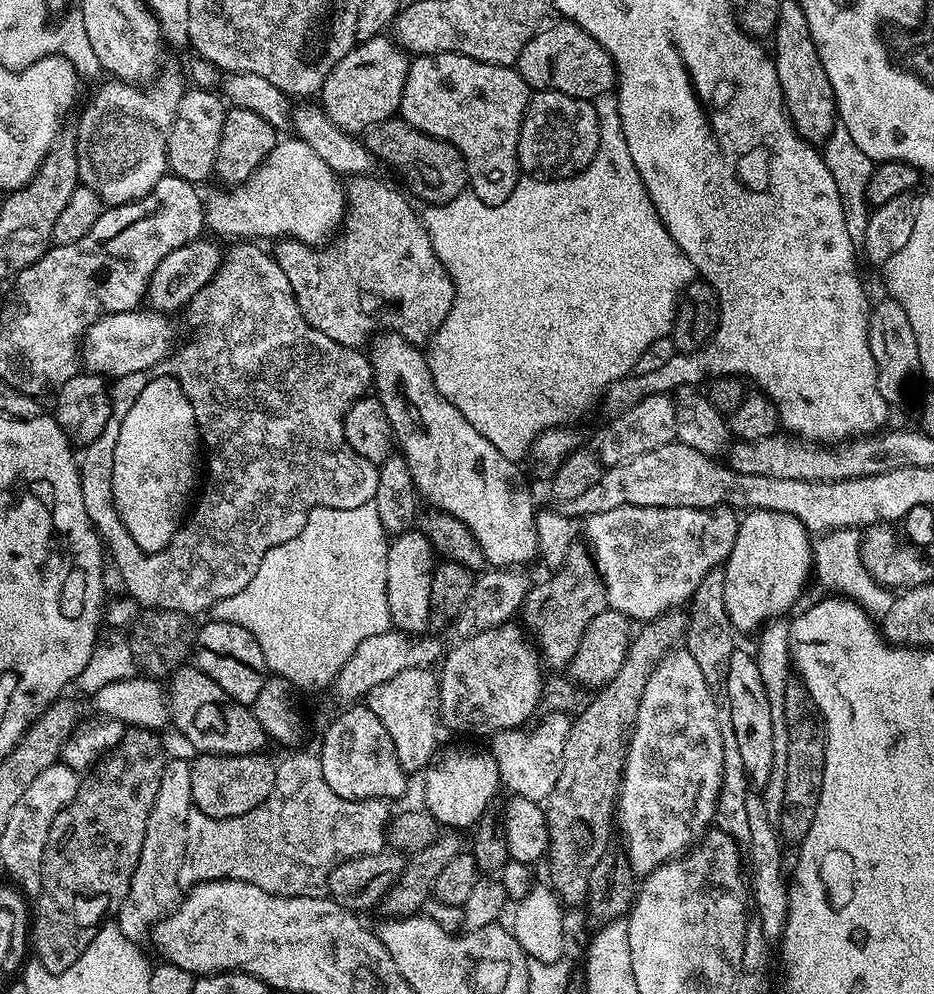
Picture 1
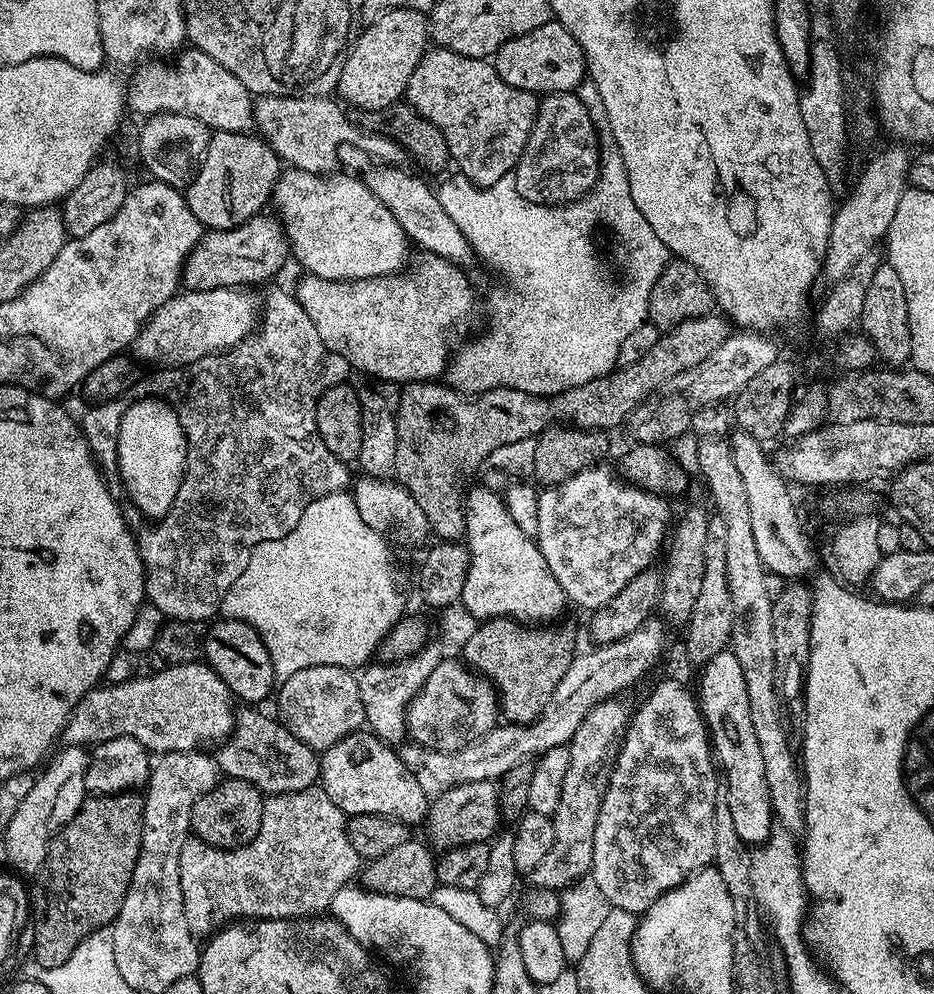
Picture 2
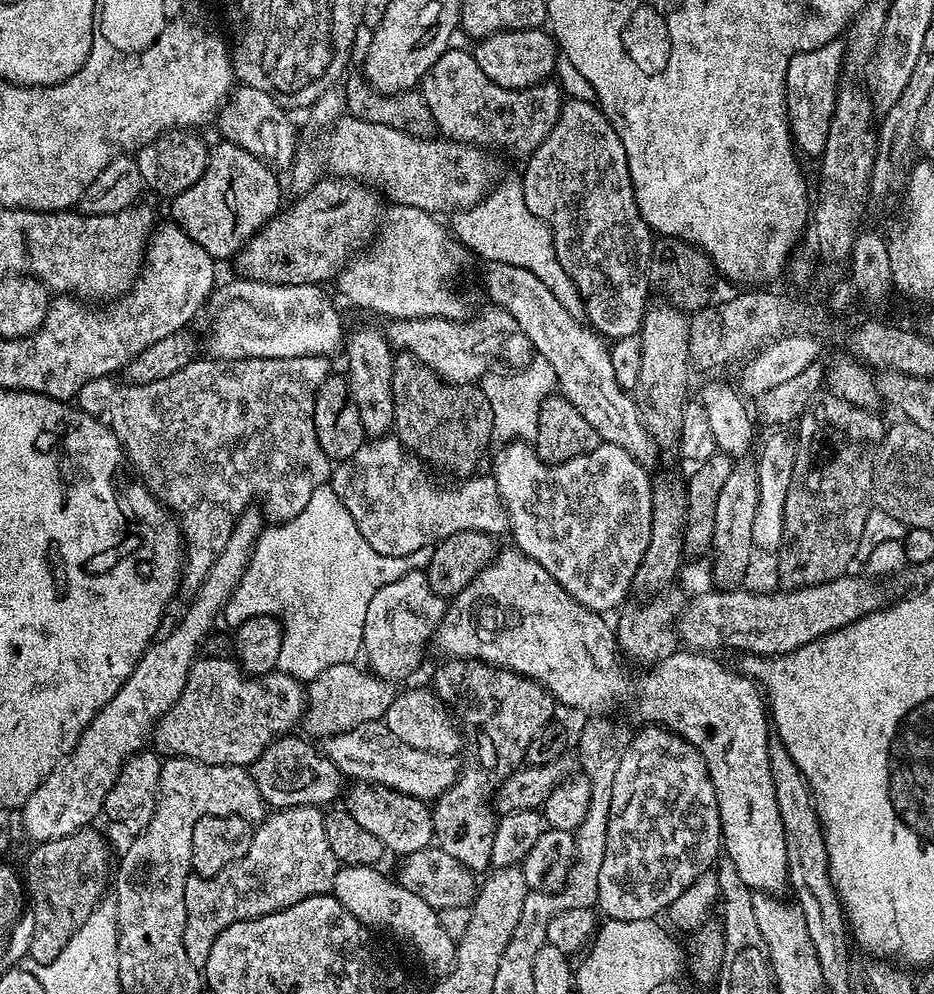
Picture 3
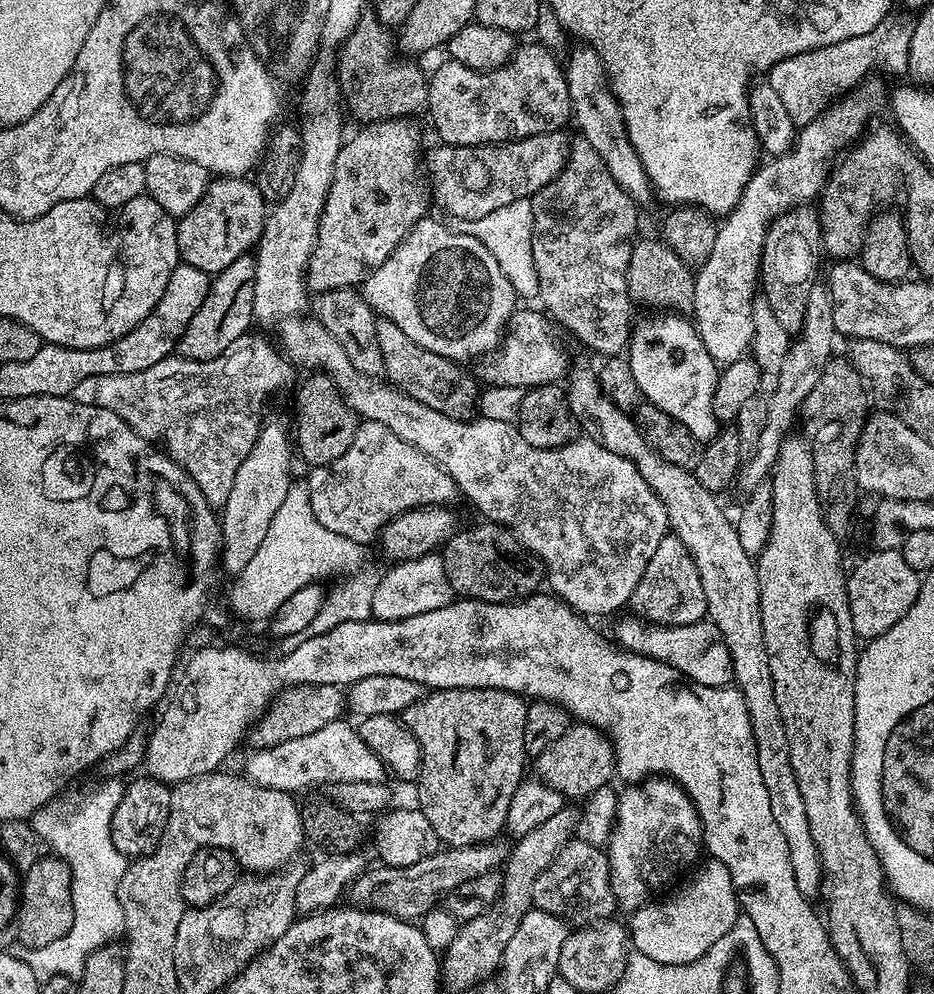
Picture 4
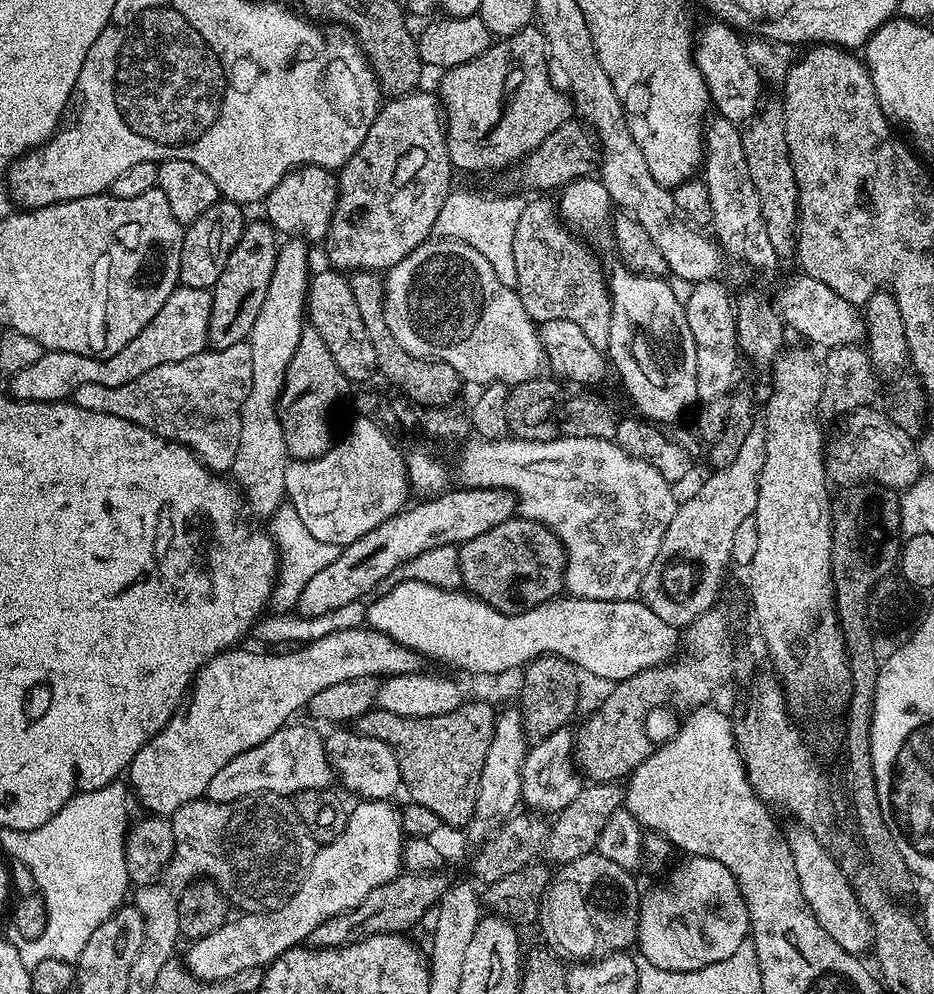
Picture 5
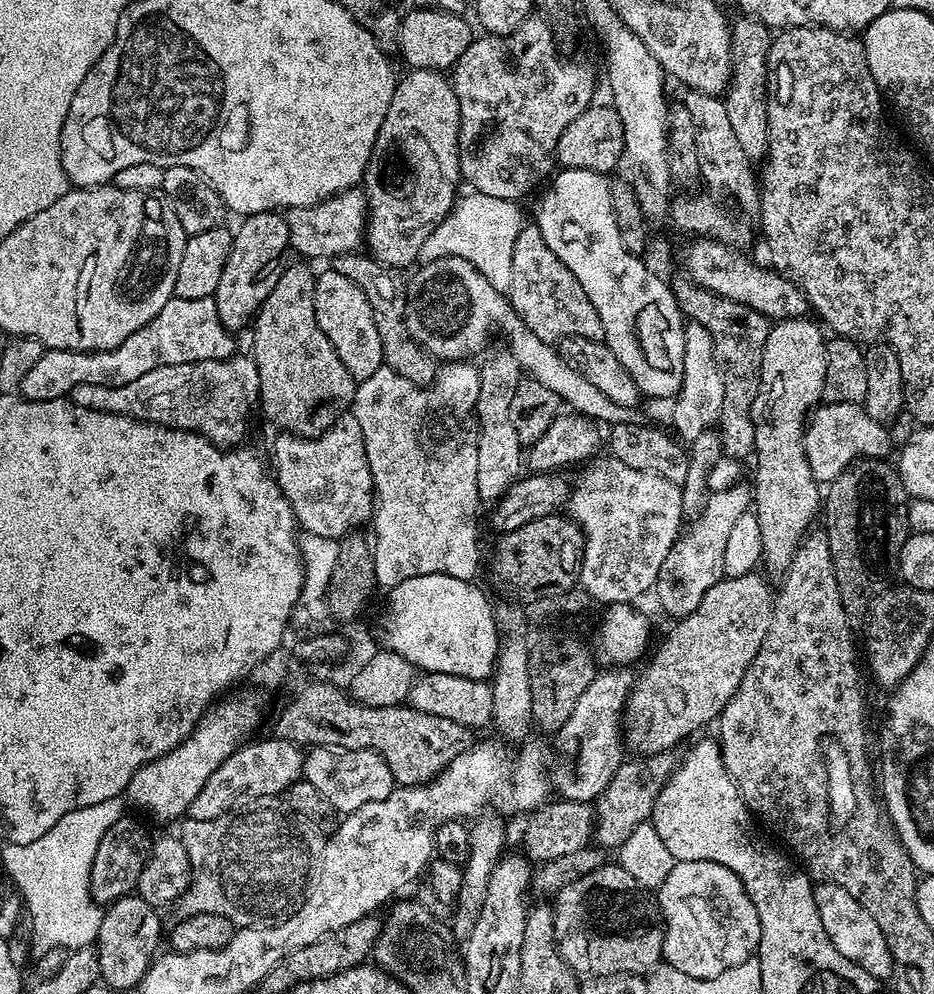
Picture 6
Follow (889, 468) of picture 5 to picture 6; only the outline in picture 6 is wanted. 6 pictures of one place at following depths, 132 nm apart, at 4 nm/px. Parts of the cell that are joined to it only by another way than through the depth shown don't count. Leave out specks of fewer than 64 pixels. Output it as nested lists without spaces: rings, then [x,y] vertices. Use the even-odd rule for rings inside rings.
[[[821,403],[807,417],[804,429],[804,457],[810,468],[810,474],[821,485],[827,486],[855,460],[884,460],[888,458],[888,455],[892,452],[892,440],[888,437],[888,432],[889,429],[883,424],[874,422],[874,418],[870,418],[870,414],[864,411],[861,405]]]

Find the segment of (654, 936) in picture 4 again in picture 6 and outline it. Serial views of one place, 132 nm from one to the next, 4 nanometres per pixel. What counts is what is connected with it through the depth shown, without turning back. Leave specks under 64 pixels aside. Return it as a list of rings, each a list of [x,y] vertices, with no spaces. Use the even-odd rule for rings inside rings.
[[[677,860],[658,890],[658,916],[664,921],[663,963],[690,974],[690,978],[718,978],[718,974],[753,959],[760,947],[758,910],[754,910],[754,902],[750,902],[740,879],[718,862]]]

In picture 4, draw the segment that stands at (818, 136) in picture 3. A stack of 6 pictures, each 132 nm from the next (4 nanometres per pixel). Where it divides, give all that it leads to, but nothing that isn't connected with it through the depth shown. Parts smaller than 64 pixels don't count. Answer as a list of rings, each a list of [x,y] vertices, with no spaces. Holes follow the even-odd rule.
[[[893,11],[885,20],[878,22],[878,26],[874,26],[874,30],[870,30],[868,34],[858,34],[858,38],[846,38],[842,42],[834,42],[830,46],[794,54],[778,62],[772,71],[767,73],[766,83],[773,87],[775,93],[782,98],[782,103],[786,106],[786,111],[795,125],[809,124],[820,115],[826,104],[824,99],[831,92],[844,87],[847,89],[853,81],[865,77],[872,70],[870,68],[879,58],[880,47],[887,42],[888,36],[892,39],[893,70],[901,74],[907,73],[908,47],[912,41],[915,25],[913,13]]]

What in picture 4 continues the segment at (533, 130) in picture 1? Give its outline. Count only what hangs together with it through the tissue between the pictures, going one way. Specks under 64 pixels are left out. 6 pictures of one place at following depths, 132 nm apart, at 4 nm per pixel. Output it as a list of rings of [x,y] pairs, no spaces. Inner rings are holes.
[[[576,138],[576,140],[573,139],[571,141],[568,149],[568,161],[564,164],[563,170],[550,183],[542,186],[542,190],[538,190],[530,199],[532,202],[532,258],[536,277],[538,278],[538,297],[540,296],[541,302],[544,303],[542,305],[543,311],[553,321],[560,320],[562,327],[569,328],[590,351],[597,352],[600,358],[619,357],[627,349],[628,338],[634,323],[632,316],[634,301],[628,294],[626,270],[630,262],[630,250],[638,236],[638,233],[636,233],[638,206],[620,189],[618,182],[614,182],[610,170],[606,170],[606,162],[602,162],[602,158],[598,158],[598,150],[594,150],[594,146],[590,146],[590,142],[586,142],[582,138]]]

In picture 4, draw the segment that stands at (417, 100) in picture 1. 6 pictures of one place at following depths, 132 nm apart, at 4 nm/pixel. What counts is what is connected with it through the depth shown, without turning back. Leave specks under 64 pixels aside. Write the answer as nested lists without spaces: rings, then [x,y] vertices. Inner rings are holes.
[[[537,42],[531,44],[521,43],[516,51],[512,53],[511,60],[502,68],[495,68],[489,72],[479,72],[470,66],[462,66],[458,62],[445,59],[444,64],[440,64],[436,68],[436,73],[431,73],[428,82],[428,111],[427,115],[432,116],[432,124],[436,127],[439,143],[453,144],[454,146],[478,146],[479,144],[504,144],[508,140],[521,140],[522,138],[530,138],[534,134],[542,134],[543,132],[555,132],[563,129],[564,123],[573,119],[570,90],[567,89],[567,78],[565,71],[562,69],[561,61],[556,61],[557,53]]]

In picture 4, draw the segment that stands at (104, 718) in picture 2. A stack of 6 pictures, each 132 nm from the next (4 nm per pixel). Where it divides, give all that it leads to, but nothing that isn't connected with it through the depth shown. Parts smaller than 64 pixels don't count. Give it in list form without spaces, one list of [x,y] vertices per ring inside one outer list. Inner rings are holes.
[[[299,684],[296,688],[286,688],[273,700],[272,705],[264,711],[264,715],[252,725],[250,741],[253,749],[278,746],[278,742],[290,742],[290,738],[303,738],[305,734],[314,734],[314,730],[322,730],[322,726],[330,726],[330,722],[341,719],[346,712],[346,692],[338,684]]]

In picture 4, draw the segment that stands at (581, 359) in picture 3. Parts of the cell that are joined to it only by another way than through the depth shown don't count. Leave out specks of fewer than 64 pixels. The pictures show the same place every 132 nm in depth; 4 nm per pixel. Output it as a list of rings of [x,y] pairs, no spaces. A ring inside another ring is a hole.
[[[584,366],[575,368],[571,369],[566,384],[568,408],[583,429],[586,427],[593,432],[589,433],[602,447],[634,462],[638,474],[646,478],[646,486],[650,486],[650,490],[654,490],[654,494],[662,502],[668,515],[669,529],[692,556],[706,598],[707,619],[714,626],[718,626],[720,639],[724,641],[732,659],[731,679],[735,687],[740,689],[746,702],[746,710],[750,714],[754,746],[758,750],[758,771],[766,785],[766,794],[770,794],[770,810],[774,814],[774,822],[778,822],[778,830],[782,830],[786,846],[790,846],[790,866],[794,866],[794,882],[798,882],[798,890],[802,890],[809,902],[815,901],[815,896],[819,897],[822,892],[824,867],[820,861],[818,846],[814,846],[814,838],[810,834],[806,802],[802,802],[802,790],[798,790],[794,766],[790,766],[786,726],[782,726],[778,702],[774,702],[774,678],[770,678],[770,658],[766,654],[762,638],[760,587],[753,557],[742,550],[736,525],[731,519],[728,521],[727,514],[720,509],[720,504],[716,501],[719,500],[717,493],[706,490],[706,486],[698,482],[695,471],[674,466],[672,462],[666,462],[658,455],[636,429],[635,419],[606,395],[593,369],[591,372]]]

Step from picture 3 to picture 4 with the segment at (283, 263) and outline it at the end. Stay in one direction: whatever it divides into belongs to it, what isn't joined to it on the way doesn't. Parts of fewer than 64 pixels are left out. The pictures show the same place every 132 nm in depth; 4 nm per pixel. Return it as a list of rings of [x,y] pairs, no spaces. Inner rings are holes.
[[[412,118],[365,123],[357,127],[360,129],[353,136],[351,133],[338,150],[336,177],[322,210],[316,245],[308,259],[306,283],[313,293],[359,285],[369,269],[376,270],[386,264],[408,231],[429,215],[430,185],[422,167],[420,128],[416,124],[419,123]]]

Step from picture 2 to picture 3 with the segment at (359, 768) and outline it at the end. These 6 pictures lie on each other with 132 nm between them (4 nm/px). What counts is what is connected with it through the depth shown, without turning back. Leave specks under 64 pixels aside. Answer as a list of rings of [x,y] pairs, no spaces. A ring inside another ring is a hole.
[[[356,782],[351,786],[353,788],[349,787],[346,792],[346,811],[352,815],[354,822],[358,822],[358,826],[370,830],[370,834],[374,834],[374,838],[378,838],[389,853],[396,852],[395,855],[401,857],[414,854],[414,850],[422,850],[433,843],[432,810],[425,801],[380,784]]]

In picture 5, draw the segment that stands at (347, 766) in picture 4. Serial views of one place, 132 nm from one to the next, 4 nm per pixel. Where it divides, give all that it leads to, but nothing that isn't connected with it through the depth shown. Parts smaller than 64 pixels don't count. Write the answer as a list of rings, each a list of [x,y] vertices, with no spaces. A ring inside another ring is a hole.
[[[289,722],[280,728],[266,742],[238,754],[218,774],[214,774],[206,796],[214,802],[229,804],[235,800],[247,800],[249,796],[271,794],[291,797],[293,794],[311,788],[327,788],[334,780],[334,767],[328,757],[325,737],[319,736],[304,724]]]

